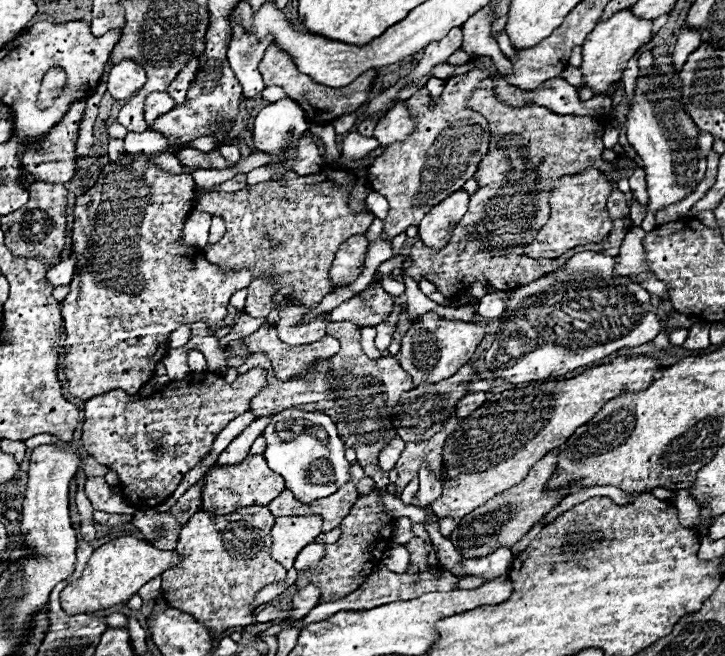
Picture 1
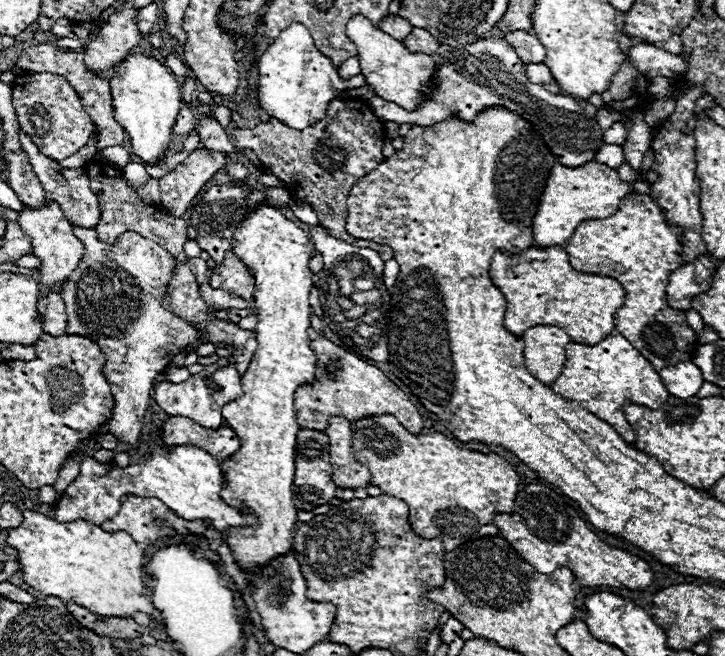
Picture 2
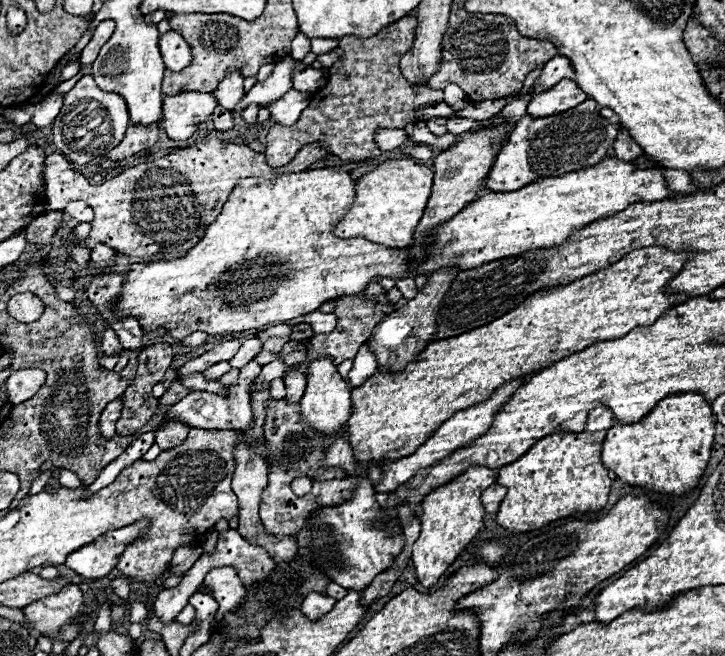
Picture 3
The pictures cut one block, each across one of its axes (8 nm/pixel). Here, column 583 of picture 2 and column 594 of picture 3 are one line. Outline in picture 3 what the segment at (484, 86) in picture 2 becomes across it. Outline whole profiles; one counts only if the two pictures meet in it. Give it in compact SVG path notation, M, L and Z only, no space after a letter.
M592 98L572 110L546 118L532 118L530 114L524 114L496 156L496 162L488 174L488 190L512 192L540 178L562 176L566 172L582 170L582 166L594 166L606 158L620 130L620 124L612 124L600 116L598 104Z

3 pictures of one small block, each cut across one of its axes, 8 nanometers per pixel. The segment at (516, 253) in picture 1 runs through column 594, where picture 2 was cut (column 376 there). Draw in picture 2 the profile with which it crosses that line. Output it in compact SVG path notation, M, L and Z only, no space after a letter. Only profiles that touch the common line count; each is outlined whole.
M336 98L330 102L328 114L316 122L316 126L306 130L286 128L278 120L270 118L268 122L260 122L254 128L232 128L230 136L240 150L250 148L256 152L260 170L264 174L276 174L286 184L298 184L304 192L304 202L316 210L320 226L324 226L328 234L344 238L346 242L352 242L352 246L372 248L380 254L380 258L384 258L384 262L392 258L392 250L388 246L370 240L358 240L346 232L346 200L352 186L384 162L384 124L374 116L366 102Z

